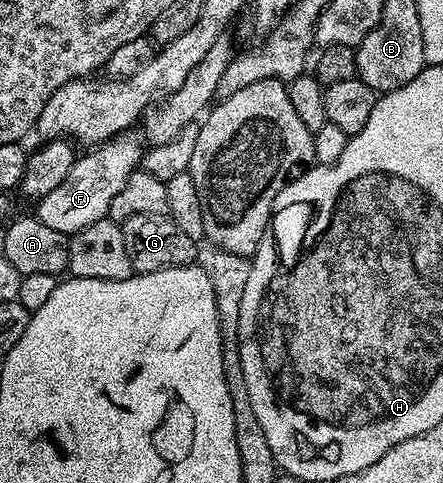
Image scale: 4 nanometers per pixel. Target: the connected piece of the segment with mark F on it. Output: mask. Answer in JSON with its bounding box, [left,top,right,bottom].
[35,134,143,234]

